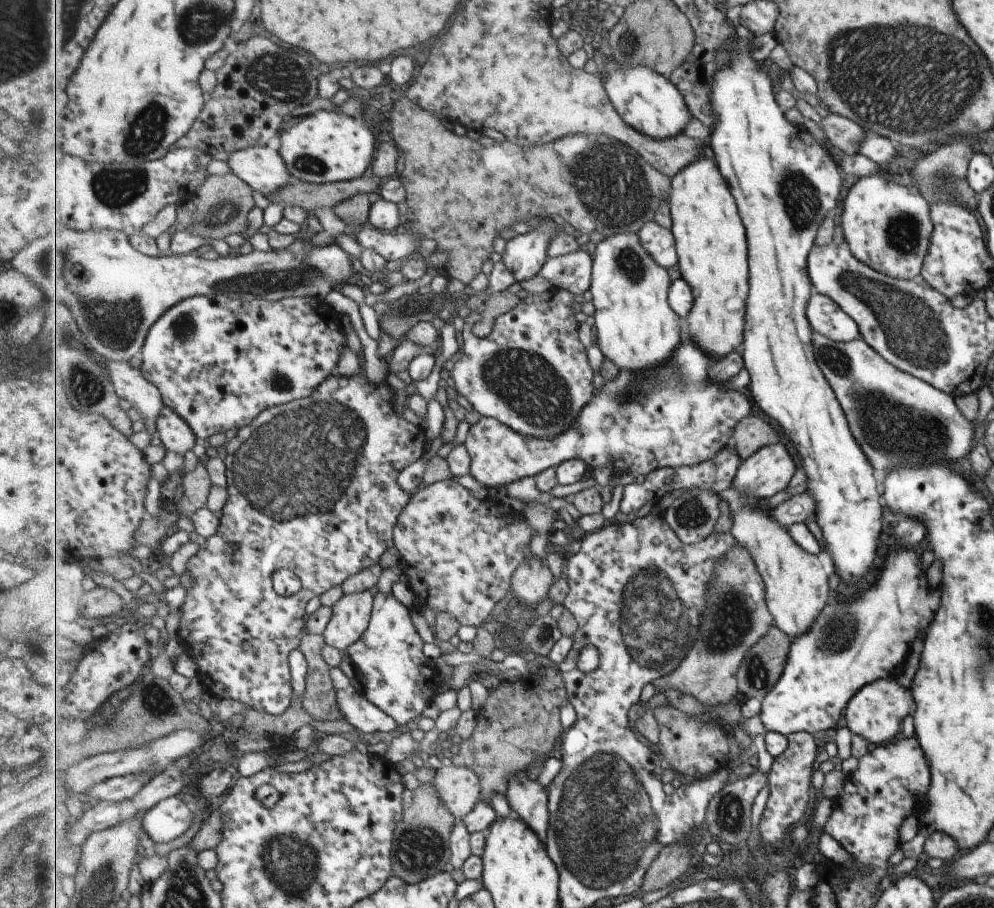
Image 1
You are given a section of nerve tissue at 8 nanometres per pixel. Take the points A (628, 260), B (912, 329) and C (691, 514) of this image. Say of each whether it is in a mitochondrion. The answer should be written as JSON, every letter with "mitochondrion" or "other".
{"A":"mitochondrion","B":"mitochondrion","C":"mitochondrion"}

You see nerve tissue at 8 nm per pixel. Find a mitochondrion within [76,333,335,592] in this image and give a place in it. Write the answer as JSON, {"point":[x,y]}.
{"point":[278,381]}

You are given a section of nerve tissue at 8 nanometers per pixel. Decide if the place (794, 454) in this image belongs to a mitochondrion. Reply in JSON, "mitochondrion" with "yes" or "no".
{"mitochondrion":"no"}

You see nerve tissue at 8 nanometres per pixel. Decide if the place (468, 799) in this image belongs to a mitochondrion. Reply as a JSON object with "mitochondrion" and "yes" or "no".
{"mitochondrion":"no"}

